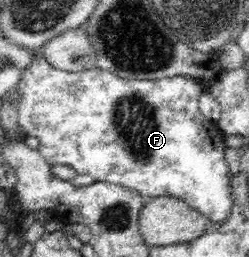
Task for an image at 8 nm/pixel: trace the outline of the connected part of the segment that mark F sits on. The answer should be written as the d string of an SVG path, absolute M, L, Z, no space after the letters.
M35 53L31 58L28 67L25 67L19 74L17 112L20 127L24 128L25 134L30 137L37 137L39 140L39 152L42 157L52 165L68 165L76 171L77 175L90 175L94 182L106 182L113 185L120 185L133 192L137 192L144 200L156 197L174 197L180 199L188 206L196 209L196 212L206 218L211 223L224 224L229 219L233 207L233 200L230 194L231 174L228 164L225 162L225 134L217 122L206 119L201 115L199 99L204 95L202 87L190 77L176 76L163 77L149 80L148 78L122 78L114 73L103 69L92 67L78 71L76 73L62 71L52 67L48 60L40 53Z

